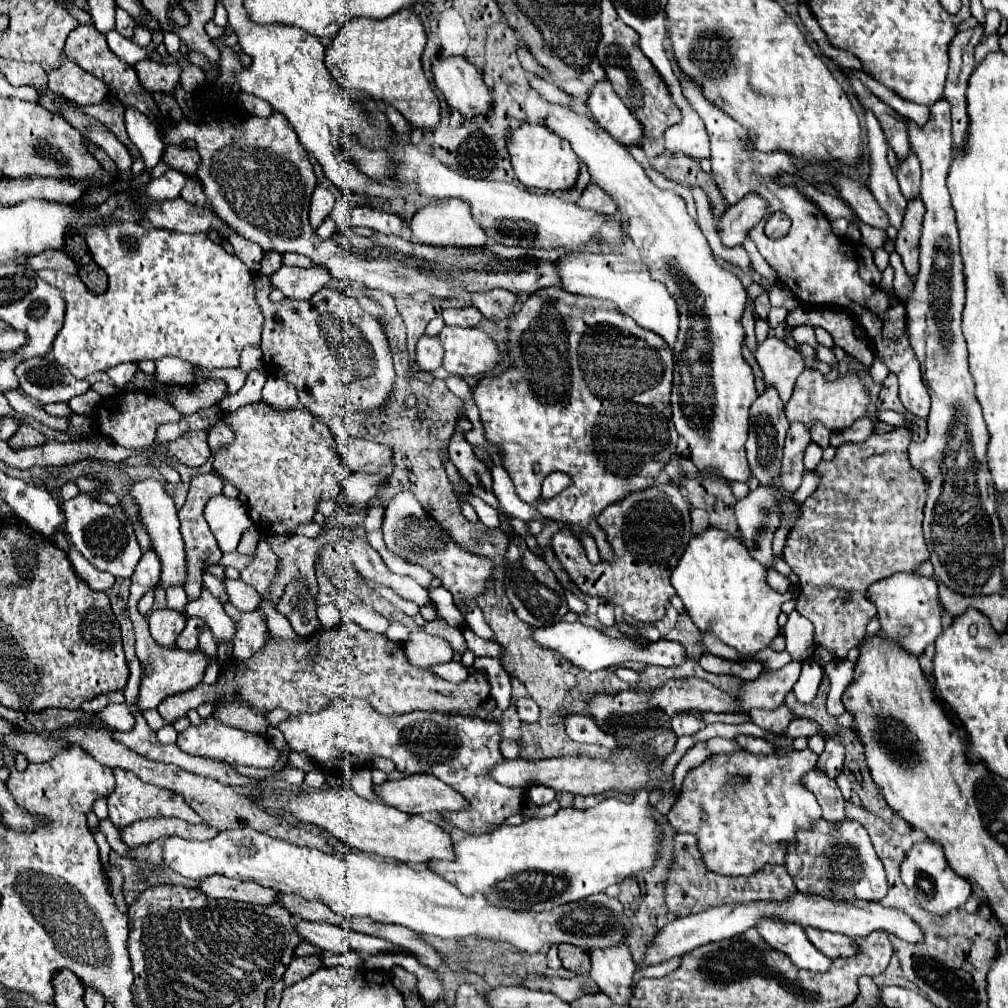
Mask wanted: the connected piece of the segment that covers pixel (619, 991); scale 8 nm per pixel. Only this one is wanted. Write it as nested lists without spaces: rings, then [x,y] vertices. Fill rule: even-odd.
[[[626,945],[600,951],[596,949],[594,953],[590,953],[590,959],[590,977],[596,981],[600,991],[608,995],[616,1007],[628,1007],[634,991],[632,975],[636,971],[630,949]]]

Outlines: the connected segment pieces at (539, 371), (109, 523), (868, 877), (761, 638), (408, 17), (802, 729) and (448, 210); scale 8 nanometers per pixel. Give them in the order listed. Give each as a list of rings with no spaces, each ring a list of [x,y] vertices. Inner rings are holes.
[[[560,287],[532,293],[510,319],[508,337],[512,367],[500,377],[482,379],[474,387],[474,401],[480,409],[486,437],[502,451],[504,467],[514,481],[518,497],[534,505],[546,519],[584,527],[594,537],[600,557],[606,559],[610,557],[610,545],[606,545],[602,529],[594,525],[598,513],[622,497],[652,485],[660,469],[676,455],[678,433],[670,409],[672,349],[662,337],[640,327],[614,307],[578,303],[578,297]],[[660,455],[664,455],[664,461],[658,461]],[[534,463],[540,465],[538,473],[534,473]],[[644,463],[652,463],[650,475],[640,473]],[[554,471],[566,473],[572,483],[556,497],[542,501],[542,481]]]
[[[86,495],[66,499],[62,503],[66,515],[66,533],[70,543],[100,571],[108,571],[114,577],[130,577],[142,557],[140,545],[134,535],[134,527],[128,521],[122,507],[110,507],[102,501],[94,501]]]
[[[820,819],[810,829],[800,829],[796,841],[786,843],[784,849],[784,867],[800,893],[830,897],[834,901],[880,901],[888,893],[882,861],[874,853],[868,831],[858,821],[844,819],[840,823],[830,823]]]
[[[710,527],[698,537],[692,537],[672,573],[672,585],[694,625],[702,633],[710,631],[744,659],[766,649],[778,635],[780,627],[776,619],[786,595],[766,583],[766,567],[758,565],[742,541],[726,531]]]
[[[400,9],[380,21],[350,19],[332,39],[324,61],[340,85],[368,91],[376,101],[396,107],[414,127],[434,129],[440,123],[440,101],[422,69],[424,47],[426,29],[420,17],[412,9]]]
[[[796,717],[796,719],[790,723],[790,727],[786,729],[784,735],[796,739],[796,737],[800,737],[800,735],[812,737],[812,735],[818,735],[818,733],[820,733],[820,725],[818,725],[816,721],[812,721],[812,719],[804,719],[804,717],[800,717],[800,719]]]
[[[438,199],[430,201],[422,209],[416,211],[412,221],[408,223],[412,231],[412,239],[424,245],[436,245],[436,247],[478,247],[486,245],[486,231],[484,227],[474,219],[470,205],[464,199]]]

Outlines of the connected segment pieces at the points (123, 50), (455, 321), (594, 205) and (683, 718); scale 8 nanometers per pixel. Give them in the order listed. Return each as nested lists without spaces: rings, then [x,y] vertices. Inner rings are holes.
[[[110,31],[110,33],[106,35],[106,39],[108,39],[108,45],[110,45],[110,49],[114,51],[114,55],[118,55],[118,57],[120,57],[124,63],[128,63],[130,67],[134,67],[136,63],[148,59],[148,55],[156,49],[156,45],[152,45],[152,49],[140,47],[140,45],[136,45],[132,39],[126,39],[126,37],[122,37],[122,35],[116,33],[116,31]]]
[[[462,307],[462,309],[446,309],[442,313],[446,325],[458,325],[458,327],[476,327],[478,321],[482,319],[482,313],[478,313],[476,307]]]
[[[590,183],[584,191],[582,191],[582,195],[580,195],[580,199],[578,199],[578,205],[582,207],[582,209],[594,209],[594,211],[598,211],[598,213],[606,213],[606,215],[614,215],[616,213],[616,203],[614,203],[614,199],[606,193],[606,191],[602,191],[596,183]]]
[[[682,713],[670,721],[670,727],[676,735],[696,735],[700,731],[700,721],[692,713]]]

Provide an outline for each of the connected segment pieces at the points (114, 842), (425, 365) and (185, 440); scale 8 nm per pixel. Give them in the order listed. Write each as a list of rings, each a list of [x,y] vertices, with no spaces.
[[[108,819],[100,821],[100,831],[106,835],[112,851],[116,851],[116,853],[120,853],[120,855],[126,855],[126,853],[128,853],[128,849],[118,841],[118,829],[116,829]]]
[[[422,335],[418,341],[418,351],[416,351],[416,365],[430,373],[442,365],[444,357],[444,347],[438,339],[438,335]]]
[[[190,431],[178,441],[172,441],[168,445],[160,445],[160,451],[168,451],[168,457],[176,457],[176,461],[188,465],[188,467],[200,467],[206,463],[206,459],[212,455],[206,443],[206,431]]]

